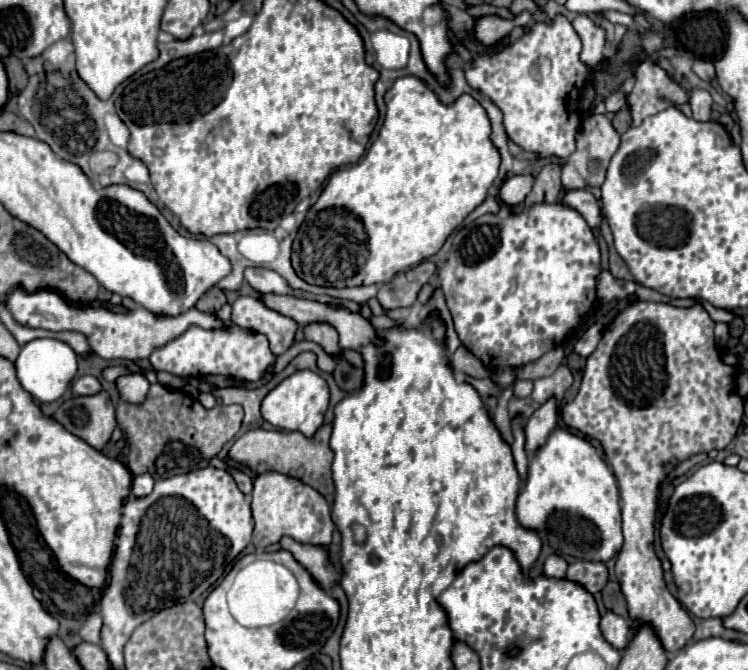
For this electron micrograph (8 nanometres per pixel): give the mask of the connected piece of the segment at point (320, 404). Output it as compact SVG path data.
M296 371L288 379L284 379L278 387L274 387L266 399L262 401L262 417L278 429L284 431L300 431L306 437L312 437L316 429L324 423L324 413L328 409L328 385L314 371Z

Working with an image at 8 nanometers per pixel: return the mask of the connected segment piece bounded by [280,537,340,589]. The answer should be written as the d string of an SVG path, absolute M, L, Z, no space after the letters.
M282 537L280 545L282 545L282 549L290 551L294 555L294 559L300 565L304 565L324 589L330 589L340 579L340 573L328 563L328 555L326 555L324 547L302 545L302 543L294 541L292 537Z

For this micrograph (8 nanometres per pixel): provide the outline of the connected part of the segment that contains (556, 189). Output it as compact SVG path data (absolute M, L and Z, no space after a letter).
M546 163L542 171L536 175L536 183L532 191L528 193L524 207L532 207L534 203L556 203L560 201L560 165L558 163Z

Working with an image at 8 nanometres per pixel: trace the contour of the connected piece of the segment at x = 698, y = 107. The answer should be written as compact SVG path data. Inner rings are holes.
M692 89L690 91L690 107L692 107L694 119L710 121L710 117L712 117L712 97L706 89Z

